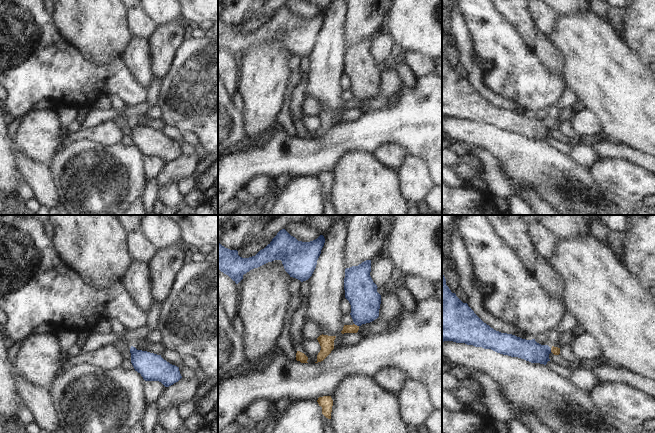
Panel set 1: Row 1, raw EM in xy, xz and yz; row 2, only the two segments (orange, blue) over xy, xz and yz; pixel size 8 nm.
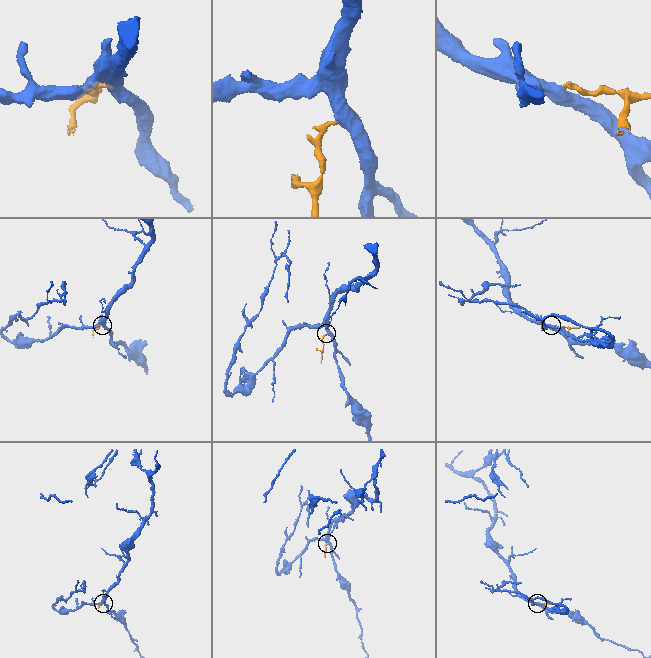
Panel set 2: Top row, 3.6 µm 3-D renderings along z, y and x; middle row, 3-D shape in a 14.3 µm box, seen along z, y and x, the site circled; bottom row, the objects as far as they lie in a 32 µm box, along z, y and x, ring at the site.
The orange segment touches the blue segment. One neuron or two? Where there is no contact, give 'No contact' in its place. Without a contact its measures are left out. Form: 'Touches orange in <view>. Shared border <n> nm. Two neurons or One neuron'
Touches orange in xz. Shared border 50 nm. Two neurons

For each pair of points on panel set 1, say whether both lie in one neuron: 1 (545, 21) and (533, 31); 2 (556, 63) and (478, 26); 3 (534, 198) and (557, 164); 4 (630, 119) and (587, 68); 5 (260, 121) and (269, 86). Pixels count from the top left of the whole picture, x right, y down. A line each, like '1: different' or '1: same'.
1: different
2: different
3: different
4: same
5: same

